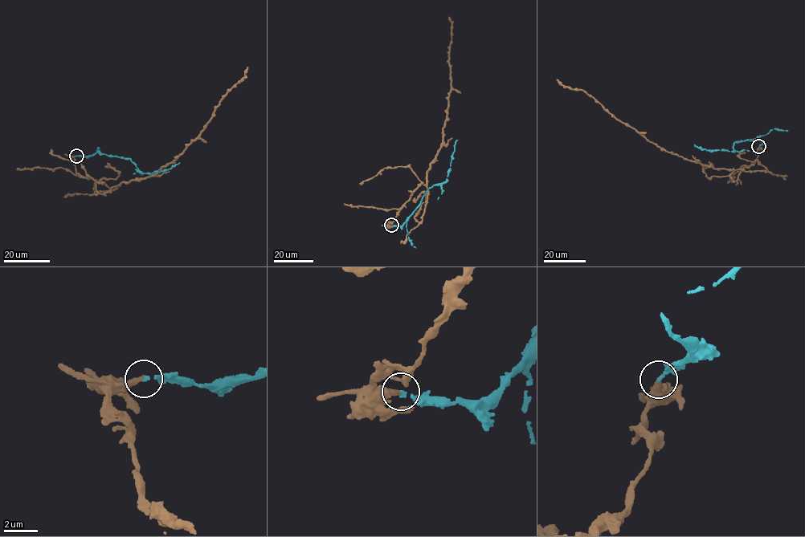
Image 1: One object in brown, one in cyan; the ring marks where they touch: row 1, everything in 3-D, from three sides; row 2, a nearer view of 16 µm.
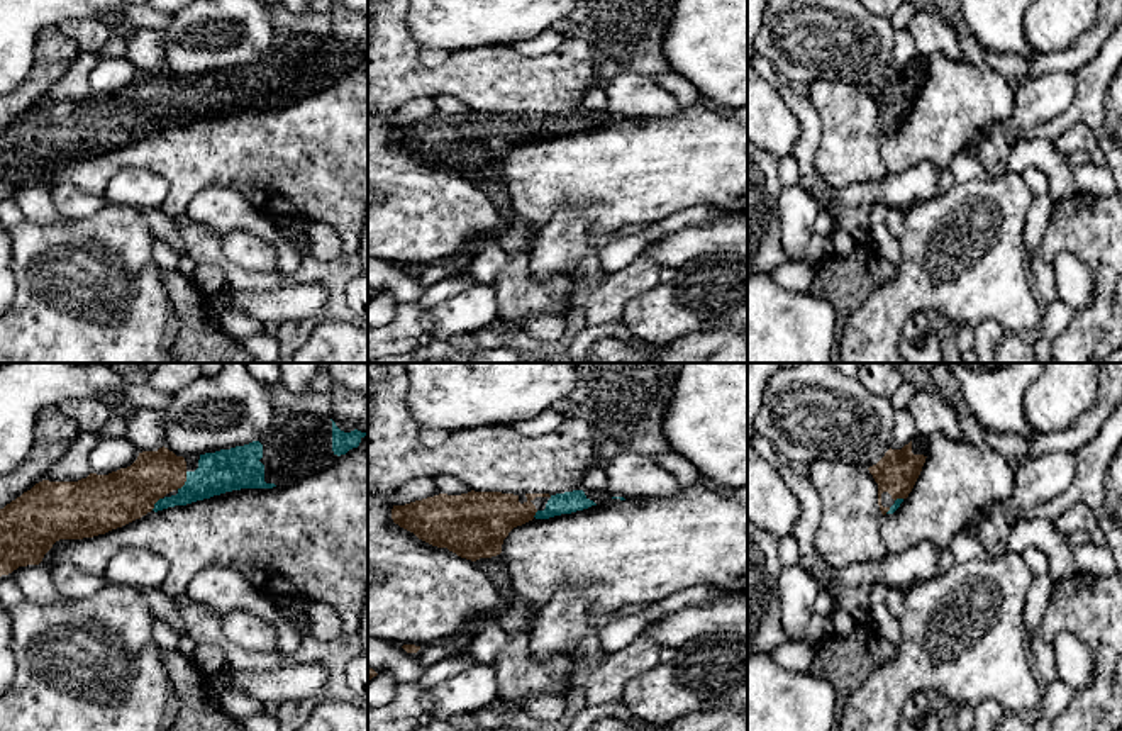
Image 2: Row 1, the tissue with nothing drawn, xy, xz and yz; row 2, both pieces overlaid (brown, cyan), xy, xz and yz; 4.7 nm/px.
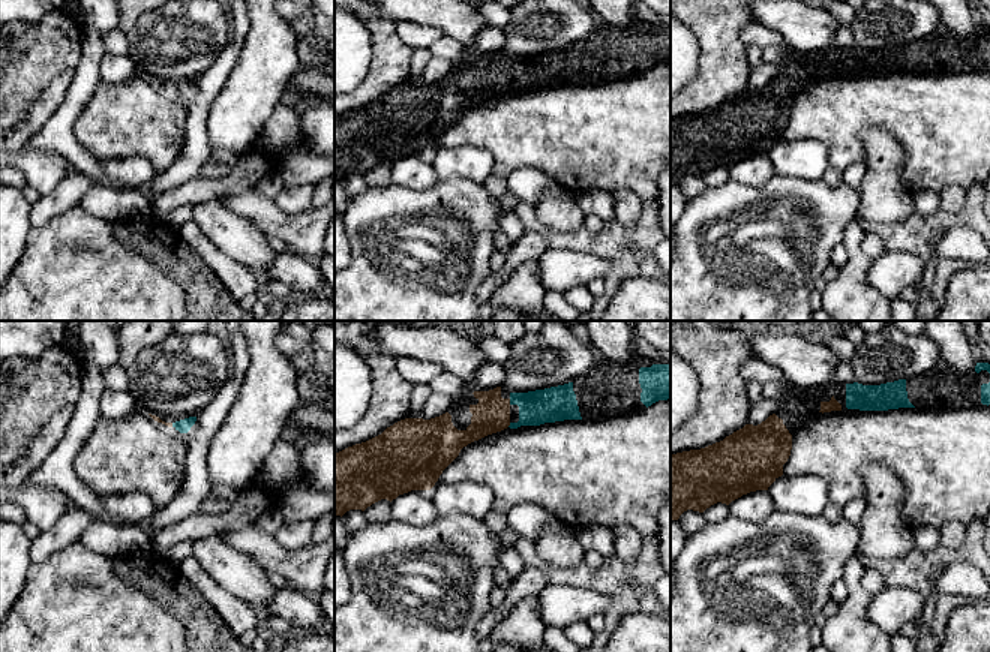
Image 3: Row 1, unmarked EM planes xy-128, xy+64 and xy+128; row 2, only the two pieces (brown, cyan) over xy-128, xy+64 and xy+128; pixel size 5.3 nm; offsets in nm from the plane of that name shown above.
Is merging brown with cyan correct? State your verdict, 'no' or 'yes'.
yes

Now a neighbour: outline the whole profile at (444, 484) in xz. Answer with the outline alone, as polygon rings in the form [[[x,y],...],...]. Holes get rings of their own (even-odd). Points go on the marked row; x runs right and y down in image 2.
[[[439,475],[434,478],[434,482],[436,482],[439,494],[461,495],[461,494],[471,492],[466,483],[449,475]]]

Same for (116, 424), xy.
[[[110,407],[107,409],[108,409],[108,419],[97,431],[98,438],[124,438],[125,436],[125,419],[114,409]]]

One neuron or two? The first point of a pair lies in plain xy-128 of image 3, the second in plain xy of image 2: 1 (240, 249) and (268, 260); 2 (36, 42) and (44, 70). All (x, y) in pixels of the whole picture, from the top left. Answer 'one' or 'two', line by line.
1: one
2: one

